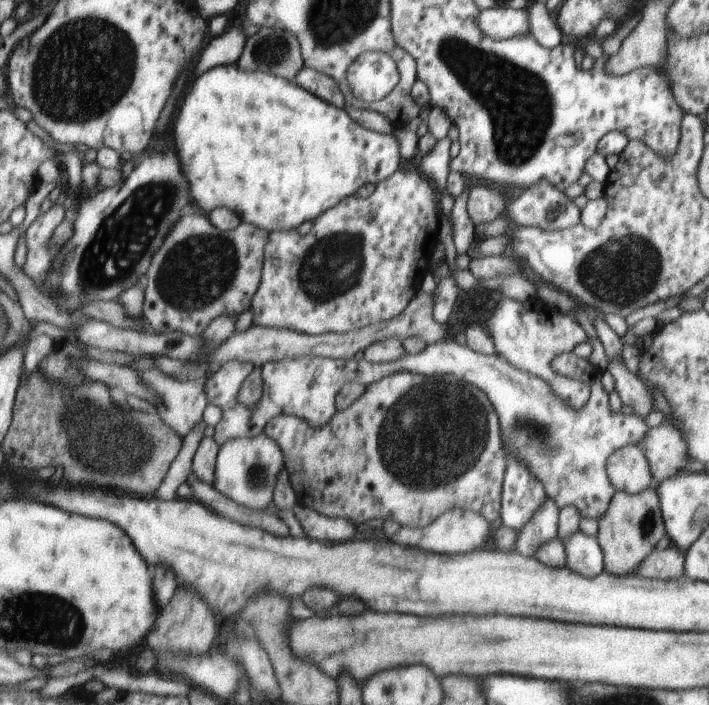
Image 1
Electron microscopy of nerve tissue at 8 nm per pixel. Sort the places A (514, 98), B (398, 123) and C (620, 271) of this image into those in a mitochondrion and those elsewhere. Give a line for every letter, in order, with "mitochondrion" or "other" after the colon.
A: mitochondrion
B: other
C: mitochondrion

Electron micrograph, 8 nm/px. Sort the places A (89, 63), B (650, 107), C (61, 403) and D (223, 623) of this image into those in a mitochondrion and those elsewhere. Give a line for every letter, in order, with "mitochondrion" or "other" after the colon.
A: mitochondrion
B: other
C: mitochondrion
D: other

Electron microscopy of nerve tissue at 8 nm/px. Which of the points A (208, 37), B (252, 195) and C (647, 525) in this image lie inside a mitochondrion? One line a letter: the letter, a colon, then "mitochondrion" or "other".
A: other
B: other
C: mitochondrion

